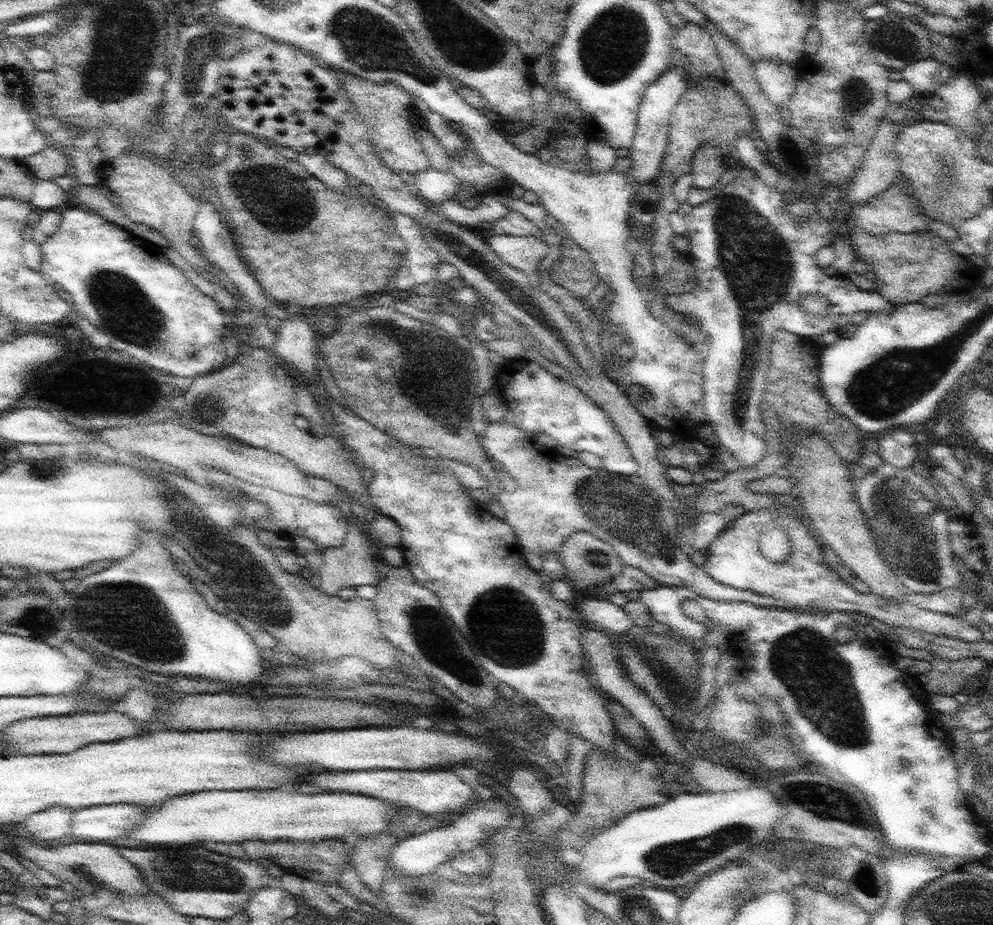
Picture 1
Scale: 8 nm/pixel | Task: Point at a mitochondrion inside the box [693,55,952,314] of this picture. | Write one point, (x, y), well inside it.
(856, 95)

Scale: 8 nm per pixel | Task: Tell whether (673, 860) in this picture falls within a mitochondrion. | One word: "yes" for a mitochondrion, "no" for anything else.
yes

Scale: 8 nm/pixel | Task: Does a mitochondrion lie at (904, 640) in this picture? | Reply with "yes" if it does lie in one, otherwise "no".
no

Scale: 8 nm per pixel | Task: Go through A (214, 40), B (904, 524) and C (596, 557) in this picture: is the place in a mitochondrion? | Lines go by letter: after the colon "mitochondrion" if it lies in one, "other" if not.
A: other
B: mitochondrion
C: mitochondrion

